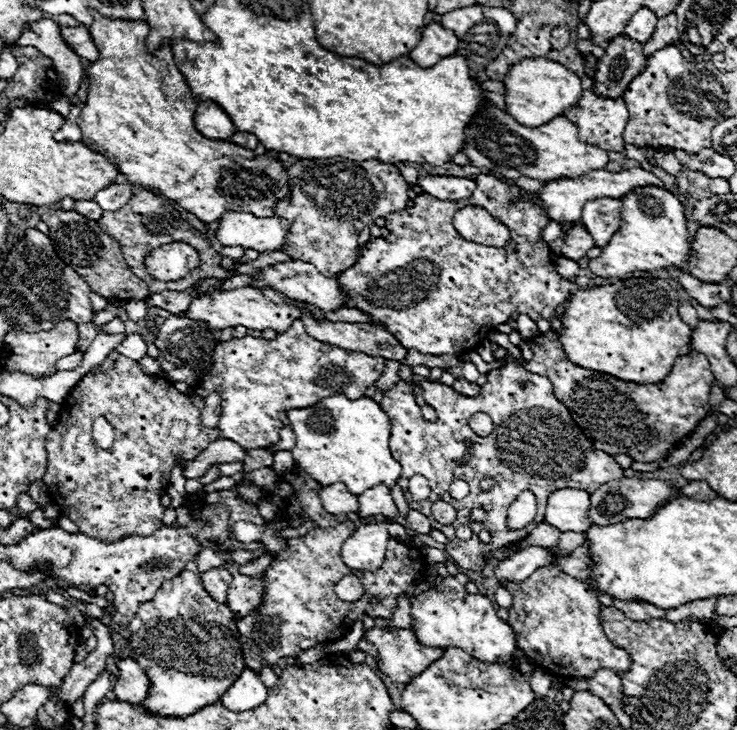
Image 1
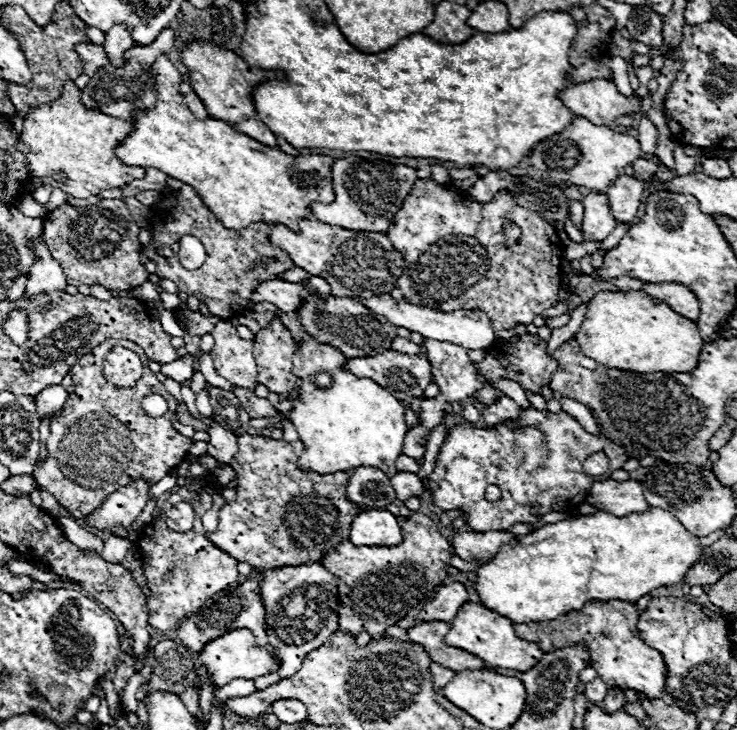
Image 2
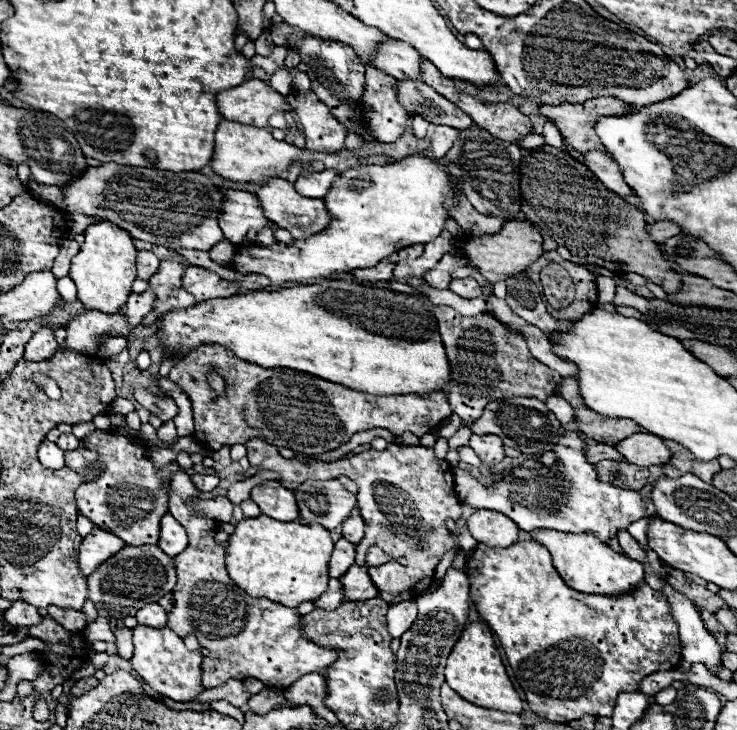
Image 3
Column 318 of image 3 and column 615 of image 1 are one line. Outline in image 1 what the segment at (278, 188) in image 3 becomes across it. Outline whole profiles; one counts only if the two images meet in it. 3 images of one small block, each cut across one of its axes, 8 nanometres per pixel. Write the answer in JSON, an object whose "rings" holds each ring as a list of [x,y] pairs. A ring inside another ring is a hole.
{"rings":[[[616,198],[586,202],[580,222],[592,234],[596,246],[606,246],[612,234],[620,228],[620,202]]]}

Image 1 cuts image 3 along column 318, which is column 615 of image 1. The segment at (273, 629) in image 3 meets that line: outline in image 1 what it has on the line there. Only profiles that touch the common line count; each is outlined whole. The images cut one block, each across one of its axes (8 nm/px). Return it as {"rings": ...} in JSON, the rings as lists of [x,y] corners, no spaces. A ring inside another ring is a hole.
{"rings":[[[544,566],[522,582],[502,582],[512,594],[508,624],[516,634],[518,648],[538,666],[560,678],[590,678],[598,668],[626,672],[630,656],[612,646],[598,620],[598,598],[588,584],[558,570]]]}

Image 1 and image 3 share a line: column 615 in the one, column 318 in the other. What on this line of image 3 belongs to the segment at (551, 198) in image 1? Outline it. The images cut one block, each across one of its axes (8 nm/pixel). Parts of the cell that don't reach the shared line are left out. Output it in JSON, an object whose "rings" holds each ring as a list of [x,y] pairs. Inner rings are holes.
{"rings":[[[322,170],[322,172],[316,172],[316,174],[308,174],[304,172],[294,188],[302,194],[302,196],[308,196],[308,198],[324,198],[332,186],[332,182],[340,176],[338,170]]]}

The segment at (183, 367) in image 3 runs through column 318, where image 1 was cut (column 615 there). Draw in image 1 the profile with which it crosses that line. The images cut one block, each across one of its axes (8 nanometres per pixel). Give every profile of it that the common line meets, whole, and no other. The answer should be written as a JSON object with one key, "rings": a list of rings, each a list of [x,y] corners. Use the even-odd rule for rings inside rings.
{"rings":[[[552,330],[532,338],[530,348],[534,358],[528,360],[524,368],[552,382],[554,396],[570,410],[574,422],[588,440],[606,454],[628,454],[638,462],[662,460],[664,452],[674,448],[686,434],[694,432],[698,422],[710,414],[708,394],[716,378],[706,356],[696,350],[678,356],[664,382],[644,386],[574,366],[566,360],[562,344]]]}

